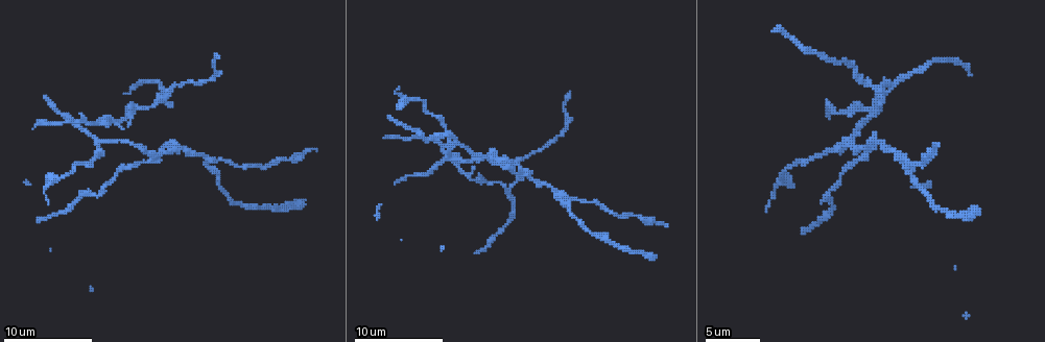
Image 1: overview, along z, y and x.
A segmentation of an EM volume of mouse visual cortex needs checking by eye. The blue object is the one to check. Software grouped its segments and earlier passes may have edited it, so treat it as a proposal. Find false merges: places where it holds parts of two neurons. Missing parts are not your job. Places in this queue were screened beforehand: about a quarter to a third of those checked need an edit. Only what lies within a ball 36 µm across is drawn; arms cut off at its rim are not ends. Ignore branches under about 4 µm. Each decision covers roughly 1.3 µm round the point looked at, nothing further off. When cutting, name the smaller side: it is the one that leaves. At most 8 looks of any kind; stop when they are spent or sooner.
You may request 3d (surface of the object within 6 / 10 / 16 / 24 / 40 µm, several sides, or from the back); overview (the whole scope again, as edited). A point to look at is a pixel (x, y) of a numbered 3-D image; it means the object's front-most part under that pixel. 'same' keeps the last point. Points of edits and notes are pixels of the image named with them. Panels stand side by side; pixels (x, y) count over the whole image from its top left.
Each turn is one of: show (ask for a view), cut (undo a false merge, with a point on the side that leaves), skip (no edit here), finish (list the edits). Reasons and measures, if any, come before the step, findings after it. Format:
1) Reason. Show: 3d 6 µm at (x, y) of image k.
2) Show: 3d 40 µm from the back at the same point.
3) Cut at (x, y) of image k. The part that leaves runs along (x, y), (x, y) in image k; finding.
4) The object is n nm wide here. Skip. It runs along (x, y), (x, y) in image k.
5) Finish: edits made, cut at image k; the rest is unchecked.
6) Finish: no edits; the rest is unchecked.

Show: 3d 16 µm at (96, 123) of image 1.

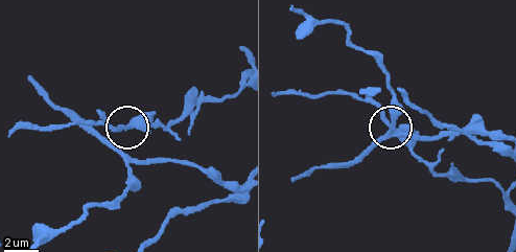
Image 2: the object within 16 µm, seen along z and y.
The object is 370 nm wide here. Skip. One neuron here.

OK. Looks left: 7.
Sudden change in width. Show: 3d 10 µm at (452, 134) of image 1.

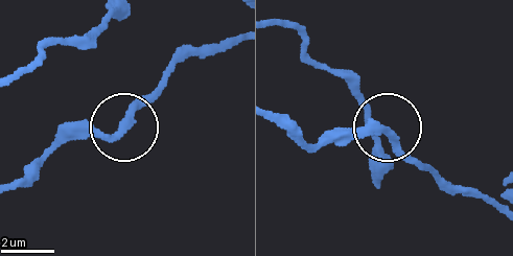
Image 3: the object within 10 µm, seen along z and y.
Skip. All the same neuron.

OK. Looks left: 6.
Three-way junction. Show: 3d 6 µm at (211, 161) of image 1.

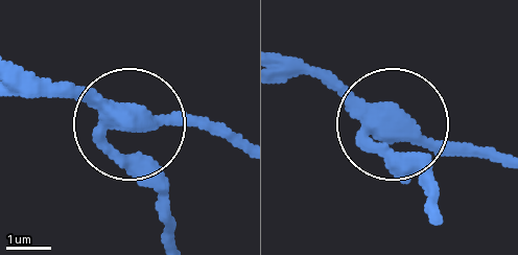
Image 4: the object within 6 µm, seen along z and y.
From behind. Show: 3d 6 µm from the back at (125, 122) of image 4.

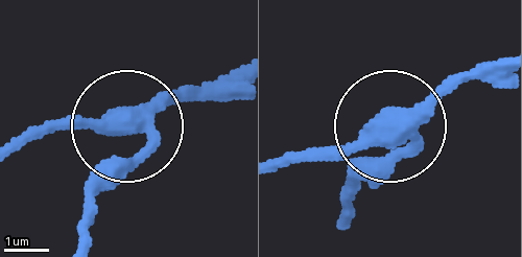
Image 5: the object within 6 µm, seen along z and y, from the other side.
3 arms meet here. Skip. It runs along (239, 83), (161, 97), (116, 123), (30, 123) in image 5; continuous, no second neuron.

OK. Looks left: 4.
Thick turns thin. Show: 3d 10 µm at (125, 120) of image 1.

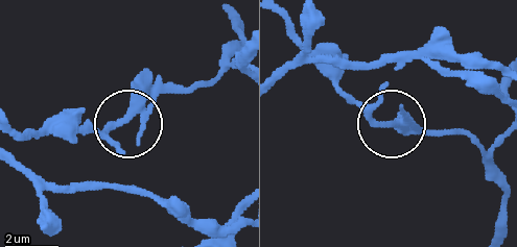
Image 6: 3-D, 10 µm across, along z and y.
Show: 3d 10 µm from the back at (127, 118) of image 6.

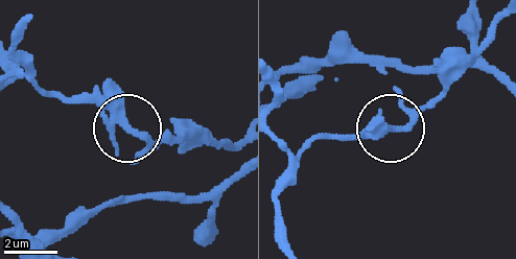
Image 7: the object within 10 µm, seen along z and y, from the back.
3 arms meet here. Skip. It runs along (350, 61), (489, 67), (476, 49), (402, 125), (336, 135) in image 7; one neuron here.

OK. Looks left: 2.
Finish: no edits; the rest is unchecked.

